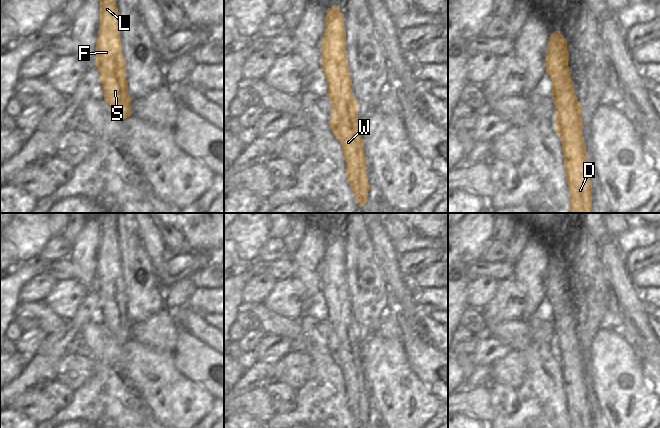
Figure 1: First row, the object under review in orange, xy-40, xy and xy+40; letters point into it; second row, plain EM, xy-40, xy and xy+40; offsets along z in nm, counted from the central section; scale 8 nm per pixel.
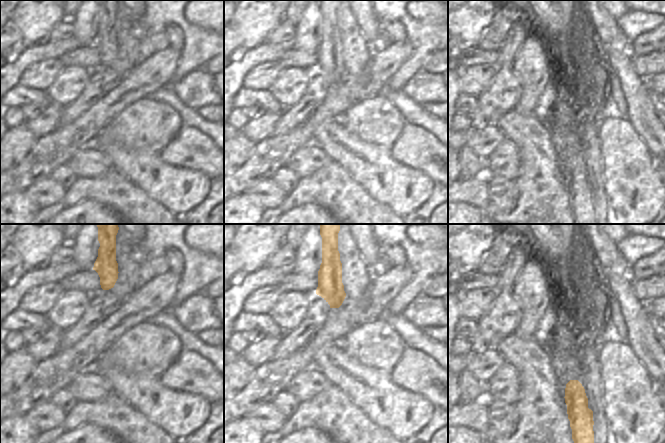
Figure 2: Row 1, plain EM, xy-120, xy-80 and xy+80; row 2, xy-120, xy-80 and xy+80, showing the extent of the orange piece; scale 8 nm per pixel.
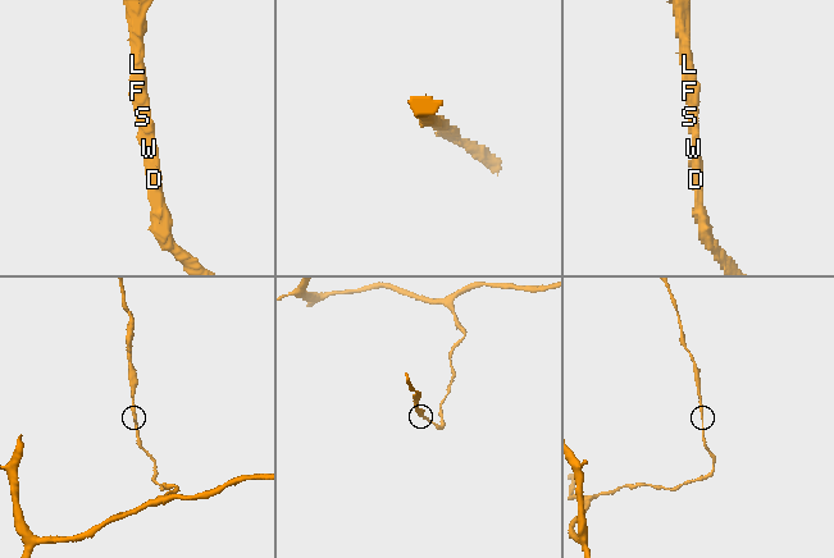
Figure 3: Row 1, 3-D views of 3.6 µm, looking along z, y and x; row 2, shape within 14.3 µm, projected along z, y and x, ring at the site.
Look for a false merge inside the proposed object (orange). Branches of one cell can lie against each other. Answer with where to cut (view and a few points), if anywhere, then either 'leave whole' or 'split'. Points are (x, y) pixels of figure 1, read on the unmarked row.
cut none; leave whole

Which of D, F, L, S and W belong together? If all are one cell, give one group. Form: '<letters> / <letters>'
D F L S W

